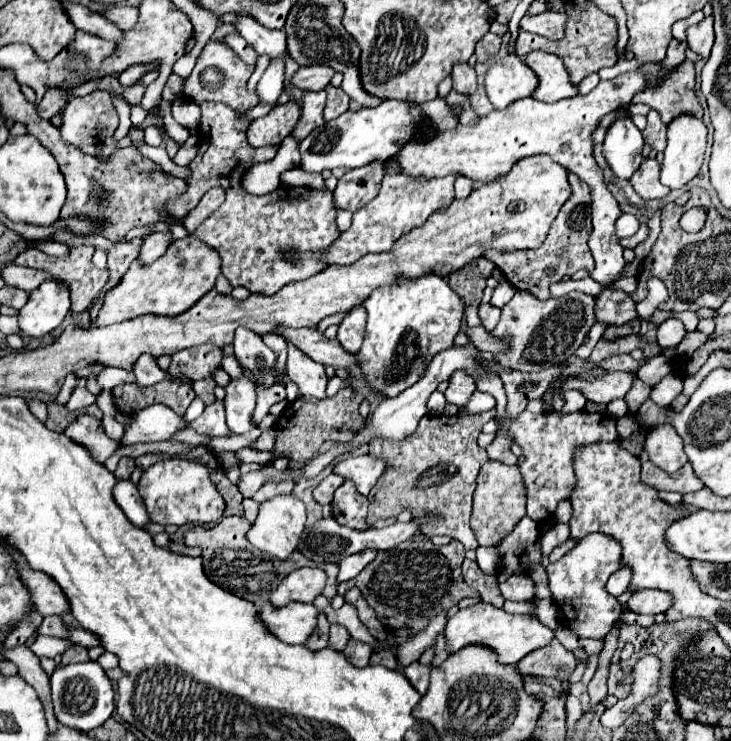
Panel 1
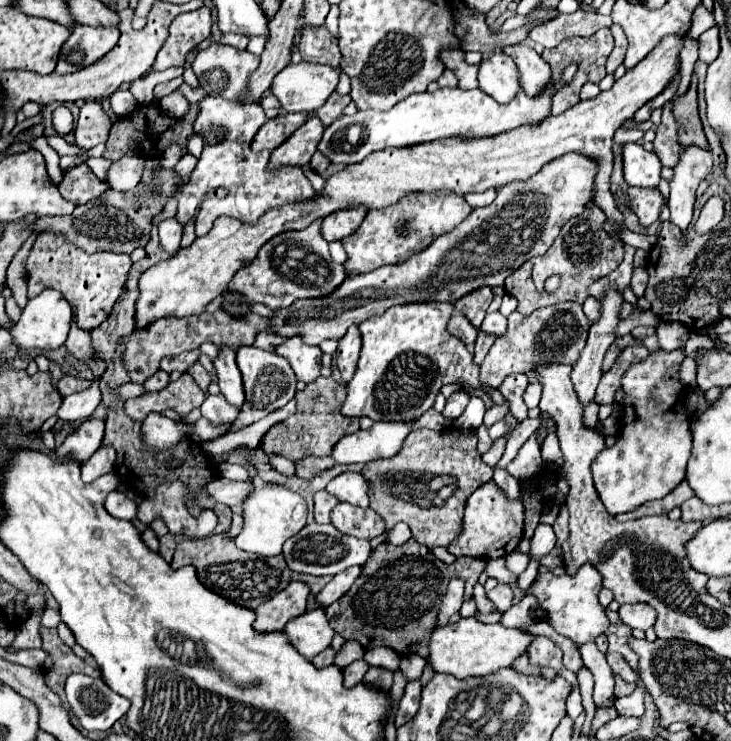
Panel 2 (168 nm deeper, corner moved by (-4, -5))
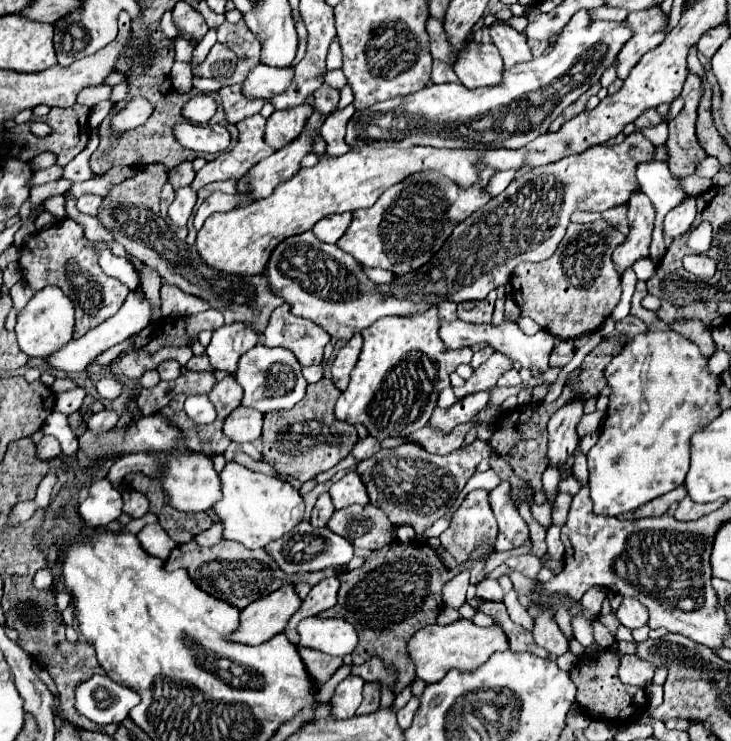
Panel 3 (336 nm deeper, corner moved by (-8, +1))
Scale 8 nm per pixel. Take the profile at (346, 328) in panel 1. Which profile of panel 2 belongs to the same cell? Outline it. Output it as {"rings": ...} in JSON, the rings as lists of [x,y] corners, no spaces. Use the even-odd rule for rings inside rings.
{"rings":[[[355,324],[355,328],[349,328],[347,334],[339,340],[339,346],[337,346],[337,352],[335,352],[337,366],[339,366],[345,382],[349,382],[355,374],[359,350],[361,350],[361,336],[359,336],[359,326]]]}

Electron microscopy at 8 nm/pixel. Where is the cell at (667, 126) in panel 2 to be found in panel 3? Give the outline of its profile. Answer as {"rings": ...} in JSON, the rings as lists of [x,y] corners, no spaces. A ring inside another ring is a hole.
{"rings":[[[689,74],[681,92],[685,106],[673,120],[669,120],[669,140],[667,140],[669,170],[677,178],[693,174],[699,160],[707,156],[705,150],[699,146],[697,134],[695,134],[697,106],[699,106],[701,94],[703,94],[703,88],[701,88],[699,76]]]}

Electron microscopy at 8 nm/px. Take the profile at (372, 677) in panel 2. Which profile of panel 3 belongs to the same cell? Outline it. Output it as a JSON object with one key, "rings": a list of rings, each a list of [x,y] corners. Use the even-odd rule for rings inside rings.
{"rings":[[[369,682],[363,688],[363,702],[357,714],[363,716],[363,714],[373,714],[377,710],[379,710],[379,686],[375,682]]]}

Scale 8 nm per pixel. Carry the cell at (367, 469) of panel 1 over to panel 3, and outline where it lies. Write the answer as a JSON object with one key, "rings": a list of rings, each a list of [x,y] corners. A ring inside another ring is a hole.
{"rings":[[[349,472],[341,480],[337,480],[329,488],[329,494],[333,498],[335,510],[341,510],[341,508],[351,506],[351,504],[367,504],[369,502],[369,496],[367,496],[365,486],[363,486],[357,472]]]}

